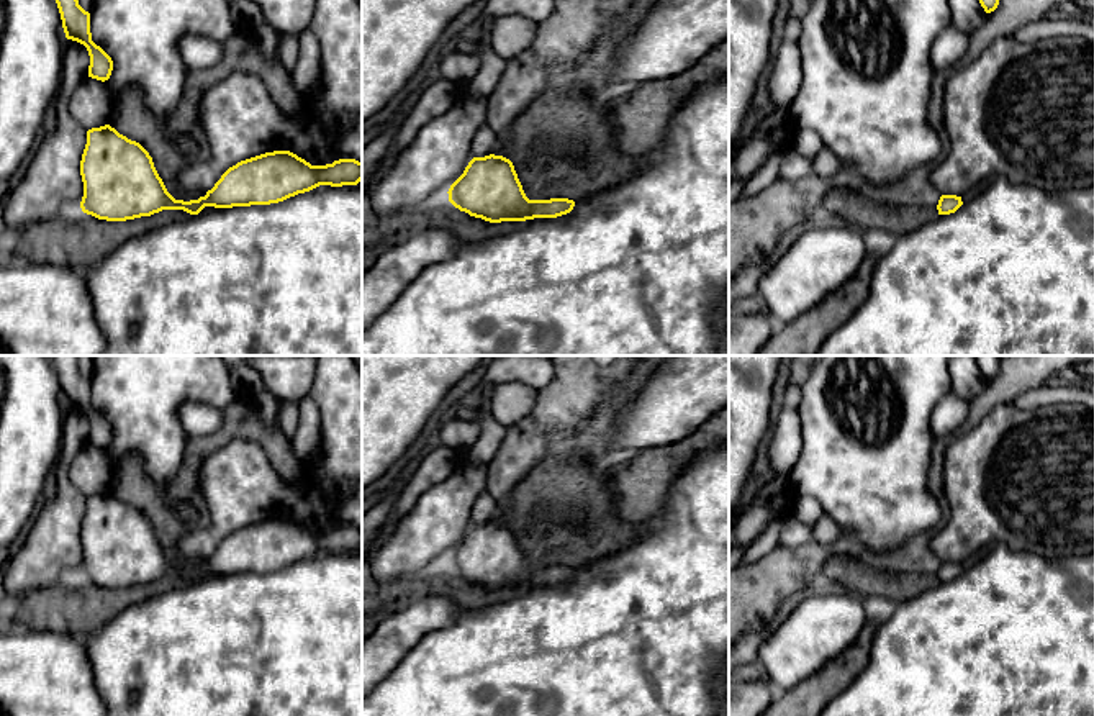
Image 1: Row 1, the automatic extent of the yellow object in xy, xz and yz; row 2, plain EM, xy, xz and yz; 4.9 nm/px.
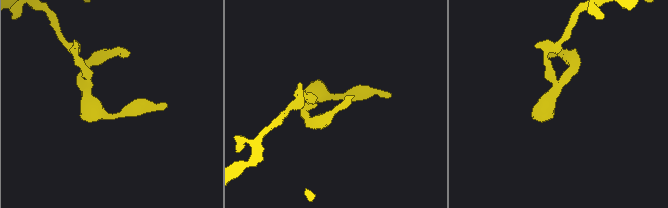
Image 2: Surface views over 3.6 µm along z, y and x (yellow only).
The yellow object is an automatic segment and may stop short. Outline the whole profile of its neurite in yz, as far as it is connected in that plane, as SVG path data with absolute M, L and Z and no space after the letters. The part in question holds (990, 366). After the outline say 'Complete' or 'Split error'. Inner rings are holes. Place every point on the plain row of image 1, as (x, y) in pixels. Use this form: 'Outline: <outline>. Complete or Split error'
Outline: M974 356L974 359L986 380L991 380L997 375L1001 356Z. Complete

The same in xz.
Outline: M495 521L473 524L447 560L455 575L490 590L557 585L575 573L568 565L529 567L513 529Z. Complete

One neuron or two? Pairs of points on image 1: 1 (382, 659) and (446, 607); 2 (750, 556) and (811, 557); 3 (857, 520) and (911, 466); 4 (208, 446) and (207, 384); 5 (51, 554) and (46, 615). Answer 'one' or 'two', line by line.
1: one
2: two
3: one
4: two
5: two

